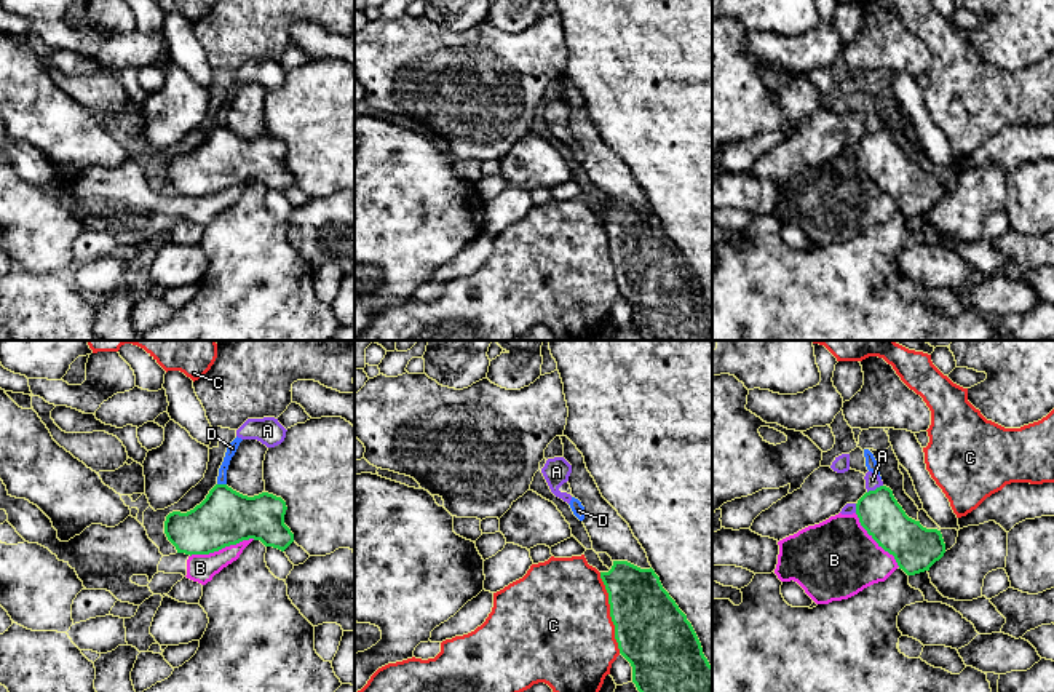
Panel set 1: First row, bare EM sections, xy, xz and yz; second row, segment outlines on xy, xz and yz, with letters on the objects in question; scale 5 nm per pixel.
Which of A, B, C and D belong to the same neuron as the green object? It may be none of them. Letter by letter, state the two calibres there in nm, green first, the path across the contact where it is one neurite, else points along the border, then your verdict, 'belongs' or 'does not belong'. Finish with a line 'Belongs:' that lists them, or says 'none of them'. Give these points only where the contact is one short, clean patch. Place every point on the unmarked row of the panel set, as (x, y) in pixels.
A: 220/80 nm | along yz (882, 127), (867, 135) | does not belong
B: 280/140 nm | does not belong
C: 380/500 nm | does not belong
D: 280/50 nm | along xy (217, 125), (225, 127) | does not belong
Belongs: none of them

